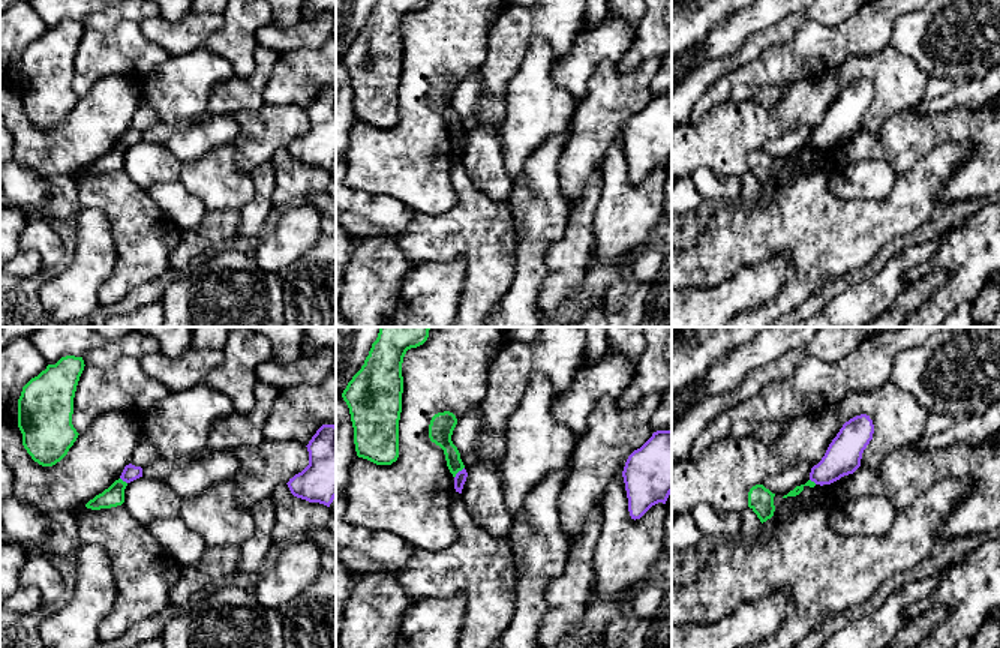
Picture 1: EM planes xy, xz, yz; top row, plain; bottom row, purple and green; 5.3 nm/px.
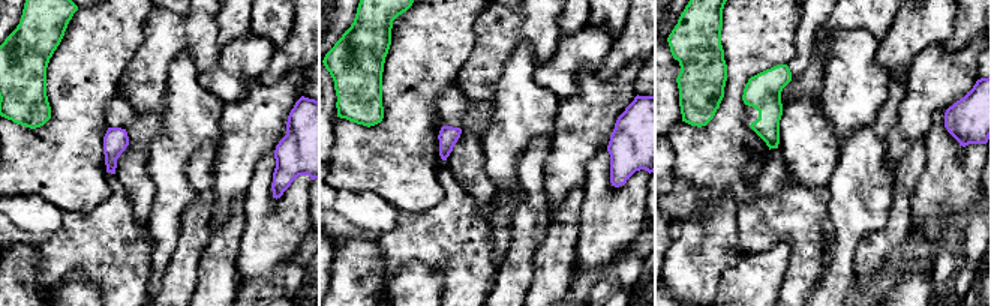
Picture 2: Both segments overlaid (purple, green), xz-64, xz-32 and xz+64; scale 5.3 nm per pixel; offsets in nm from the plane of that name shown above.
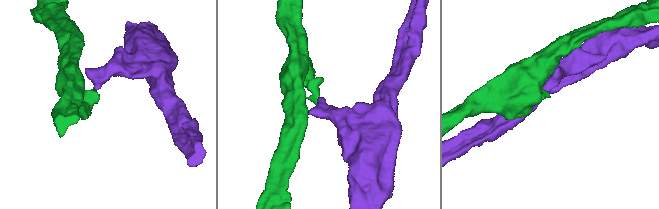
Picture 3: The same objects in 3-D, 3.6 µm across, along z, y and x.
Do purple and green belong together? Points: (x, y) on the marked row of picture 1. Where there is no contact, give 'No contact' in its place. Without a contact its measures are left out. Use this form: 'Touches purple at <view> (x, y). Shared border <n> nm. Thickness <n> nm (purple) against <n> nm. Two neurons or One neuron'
Touches purple at xz (458, 473). Shared border 80 nm. Thickness 60 nm (purple) against 130 nm. Two neurons

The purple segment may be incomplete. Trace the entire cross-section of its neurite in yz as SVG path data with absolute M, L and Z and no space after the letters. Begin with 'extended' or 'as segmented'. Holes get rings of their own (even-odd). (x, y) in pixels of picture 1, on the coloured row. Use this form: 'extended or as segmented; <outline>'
as segmented; M867 414L846 422L822 460L811 468L810 480L823 486L853 474L861 466L862 453L873 440L873 434L874 424Z

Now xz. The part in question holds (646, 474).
as segmented; M672 429L657 430L634 450L622 471L628 512L640 519L652 506L666 504L672 494Z

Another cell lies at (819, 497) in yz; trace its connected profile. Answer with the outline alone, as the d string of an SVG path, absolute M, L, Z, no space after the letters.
M847 476L831 484L816 484L814 488L804 486L804 490L796 496L784 498L774 512L774 522L778 526L783 520L790 519L796 508L831 508L838 501L840 486Z

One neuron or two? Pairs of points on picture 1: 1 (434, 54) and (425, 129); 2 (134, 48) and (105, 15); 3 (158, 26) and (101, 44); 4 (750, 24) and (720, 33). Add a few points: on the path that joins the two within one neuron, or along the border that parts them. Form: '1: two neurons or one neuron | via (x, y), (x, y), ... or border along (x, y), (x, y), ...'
1: one neuron | via (417, 72), (413, 96), (414, 111)
2: two neurons | border along (138, 23), (120, 21), (110, 32), (86, 29)
3: two neurons | border along (138, 24), (140, 30), (167, 53)
4: one neuron | via (742, 24), (732, 33), (727, 33)

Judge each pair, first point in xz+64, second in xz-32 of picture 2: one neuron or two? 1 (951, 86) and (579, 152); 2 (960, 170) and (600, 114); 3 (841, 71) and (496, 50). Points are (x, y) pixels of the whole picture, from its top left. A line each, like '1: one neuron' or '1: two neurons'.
1: one neuron
2: two neurons
3: two neurons

